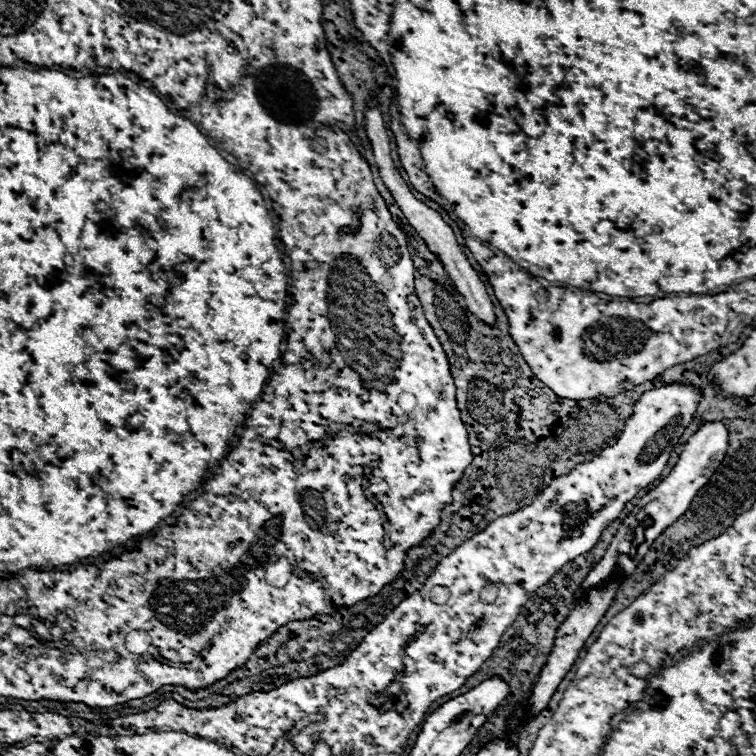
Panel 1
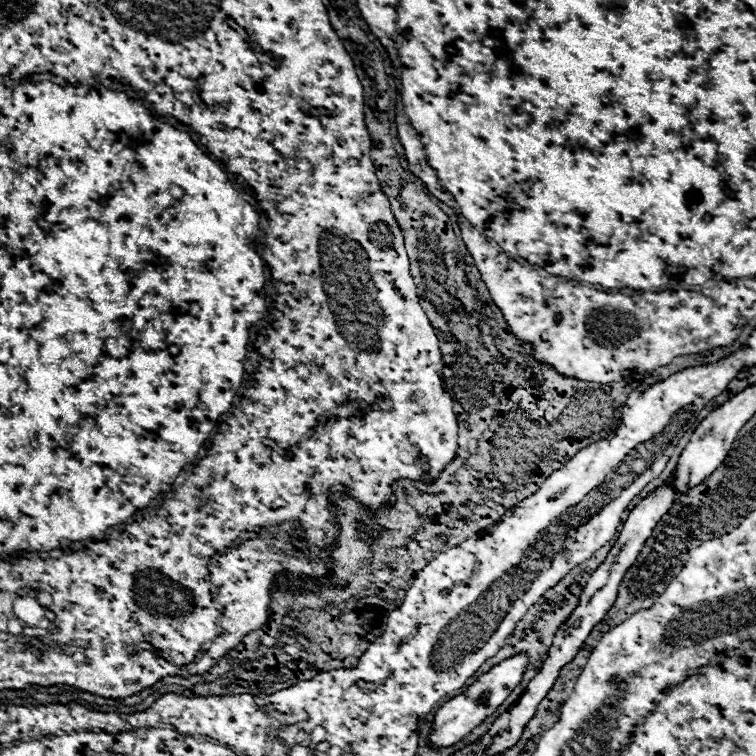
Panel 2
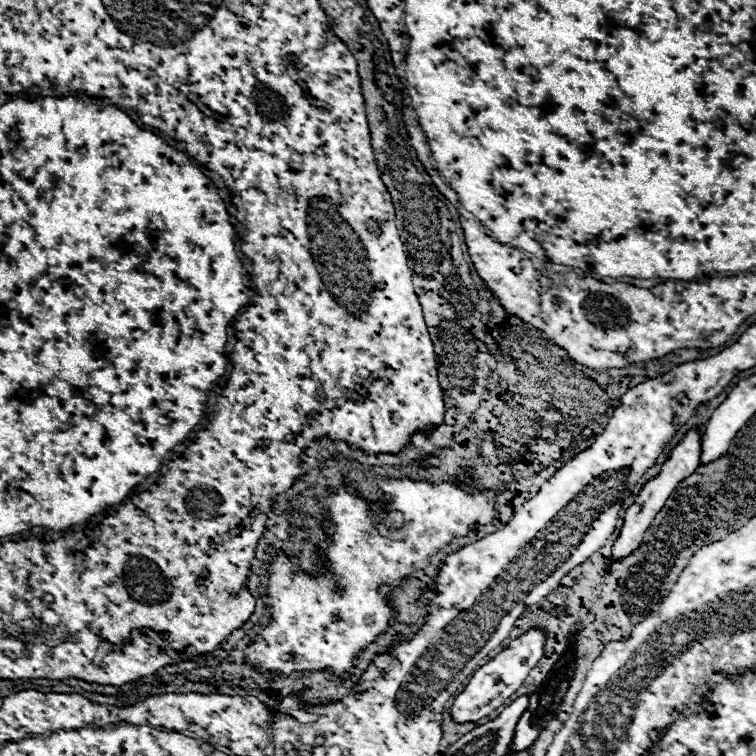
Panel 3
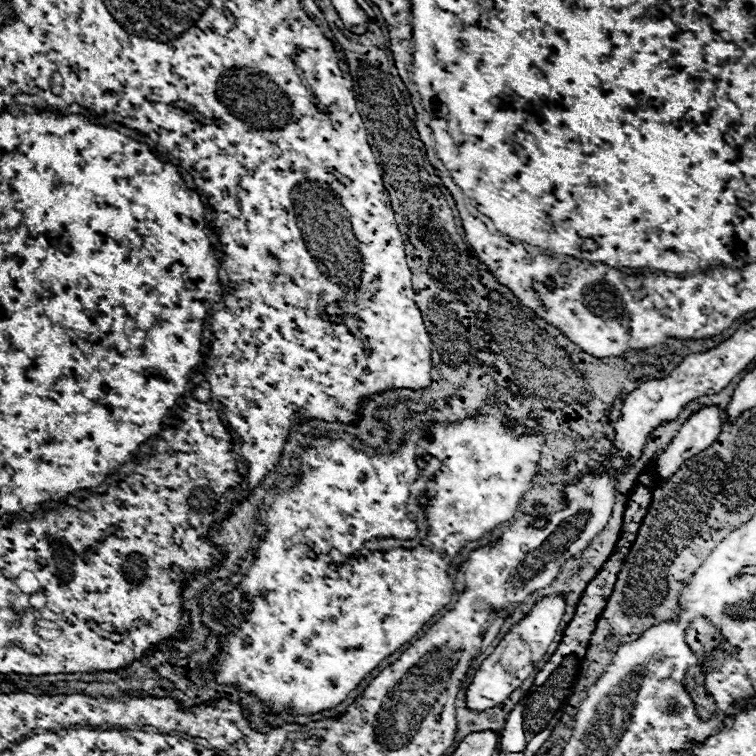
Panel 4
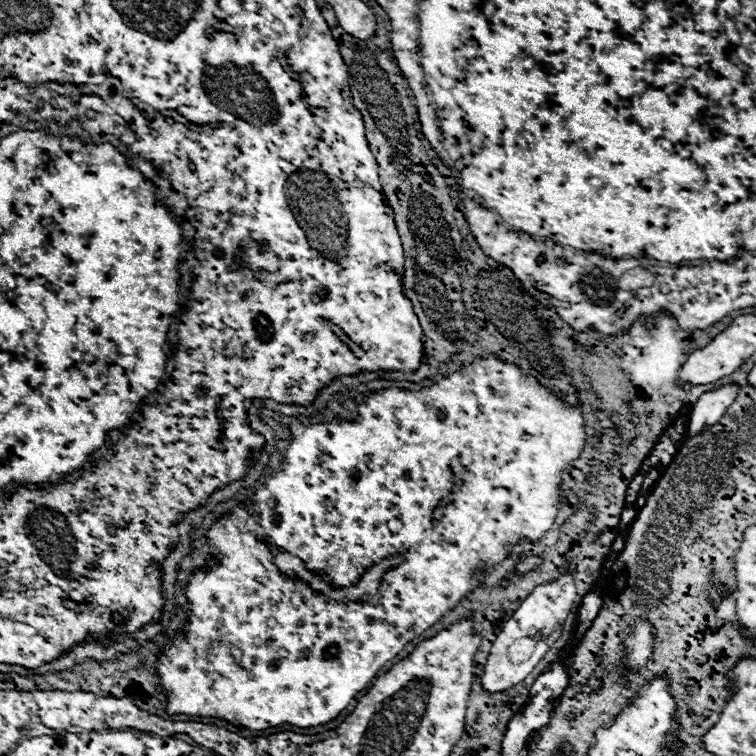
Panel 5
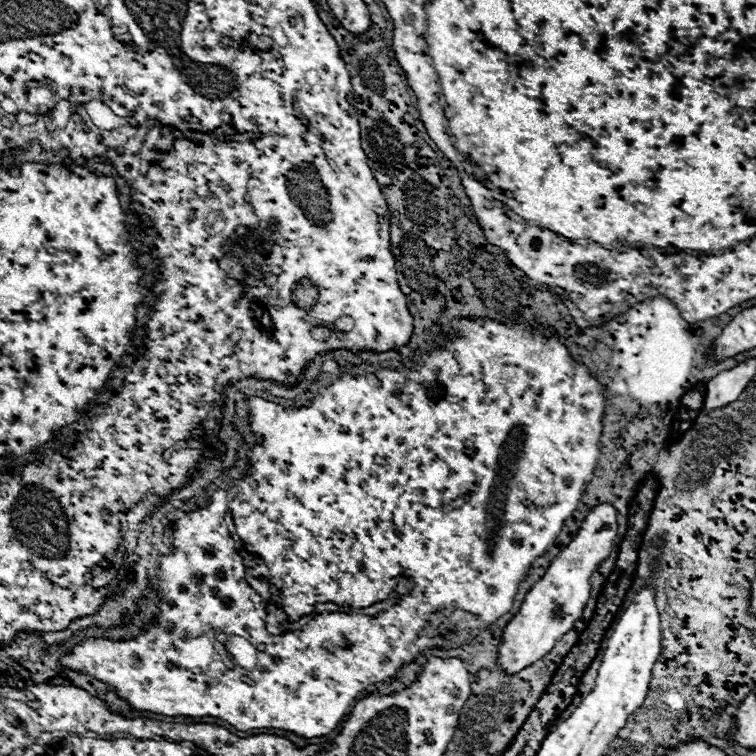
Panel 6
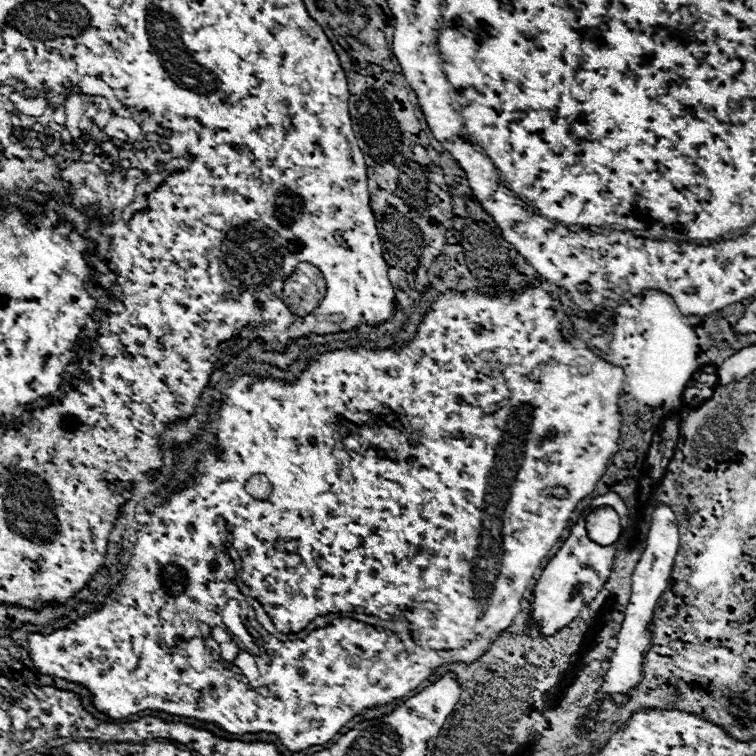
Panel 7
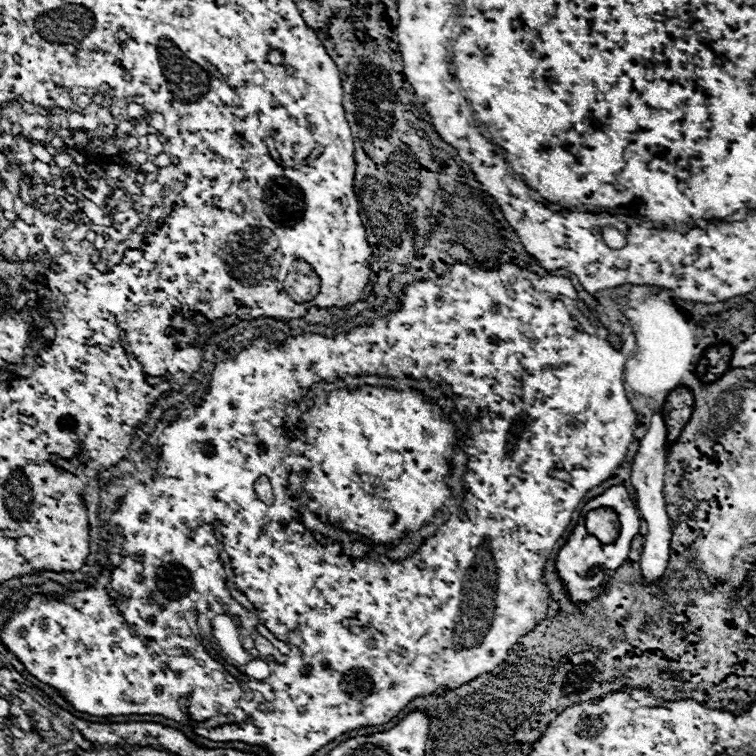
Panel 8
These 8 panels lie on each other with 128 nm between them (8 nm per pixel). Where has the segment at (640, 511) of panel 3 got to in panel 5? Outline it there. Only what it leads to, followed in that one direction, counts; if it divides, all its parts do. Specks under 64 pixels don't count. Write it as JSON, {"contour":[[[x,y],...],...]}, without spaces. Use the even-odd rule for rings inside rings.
{"contour":[[[726,384],[710,392],[704,392],[690,412],[688,436],[694,436],[716,424],[722,418],[722,414],[728,410],[728,406],[736,400],[738,390],[740,390],[738,384]]]}

